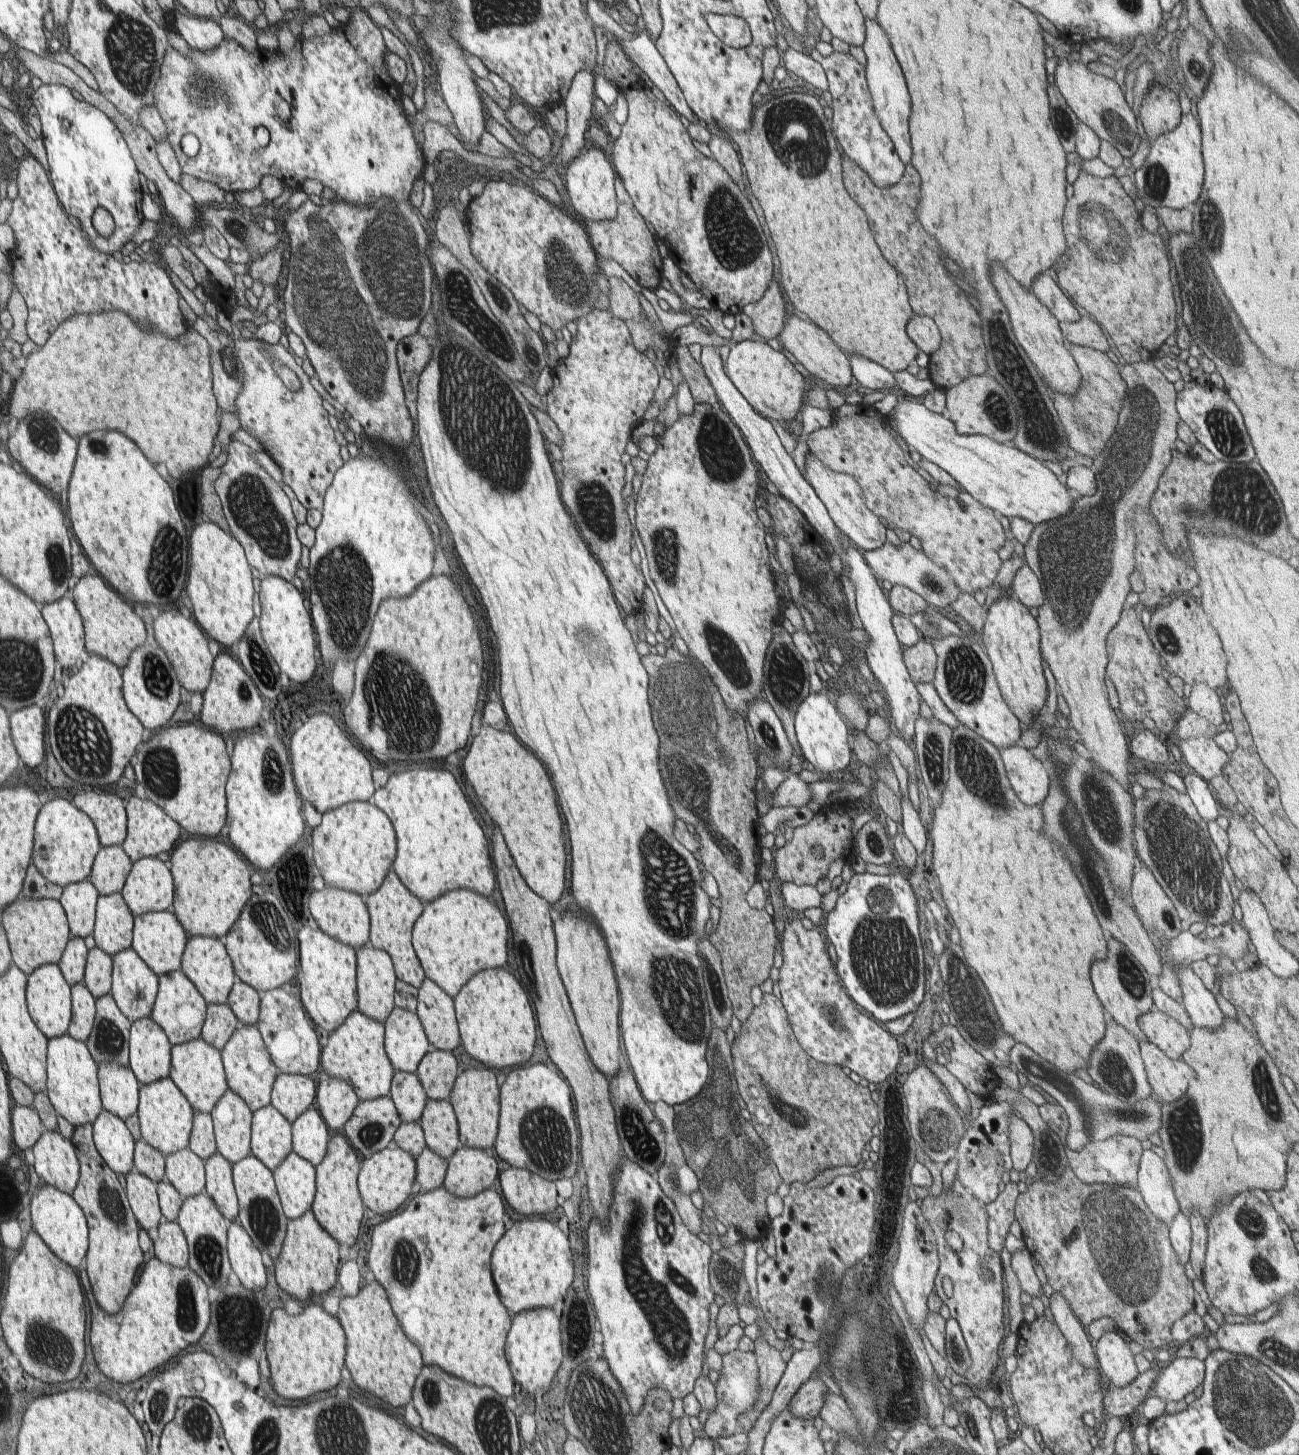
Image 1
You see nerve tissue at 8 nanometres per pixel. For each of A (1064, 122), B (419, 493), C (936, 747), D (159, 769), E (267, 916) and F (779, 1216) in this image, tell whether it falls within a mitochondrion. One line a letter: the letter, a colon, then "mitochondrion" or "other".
A: mitochondrion
B: other
C: mitochondrion
D: mitochondrion
E: mitochondrion
F: other

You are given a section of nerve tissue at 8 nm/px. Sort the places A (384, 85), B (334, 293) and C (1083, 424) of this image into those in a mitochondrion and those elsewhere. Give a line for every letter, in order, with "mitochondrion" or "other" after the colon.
A: other
B: mitochondrion
C: mitochondrion

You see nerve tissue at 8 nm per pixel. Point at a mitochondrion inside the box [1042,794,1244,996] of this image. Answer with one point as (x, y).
(1193, 881)

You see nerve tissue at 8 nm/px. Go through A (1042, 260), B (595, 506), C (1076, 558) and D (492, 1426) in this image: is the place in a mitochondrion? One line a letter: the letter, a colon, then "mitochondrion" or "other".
A: other
B: mitochondrion
C: mitochondrion
D: mitochondrion

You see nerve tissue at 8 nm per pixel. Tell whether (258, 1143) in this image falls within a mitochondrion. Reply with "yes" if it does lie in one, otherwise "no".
no

